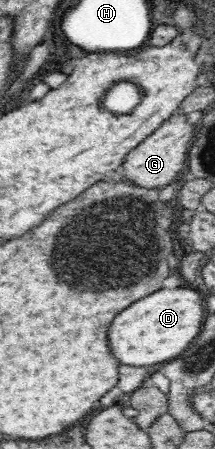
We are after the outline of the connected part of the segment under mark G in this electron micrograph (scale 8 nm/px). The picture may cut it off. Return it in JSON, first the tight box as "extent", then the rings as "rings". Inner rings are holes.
{"extent":[121,113,197,189],"rings":[[[176,113],[169,120],[160,124],[154,134],[150,134],[134,148],[122,161],[121,180],[132,183],[136,187],[146,189],[160,189],[174,182],[180,170],[184,170],[193,136],[196,134],[197,125],[190,124],[182,114]]]}

